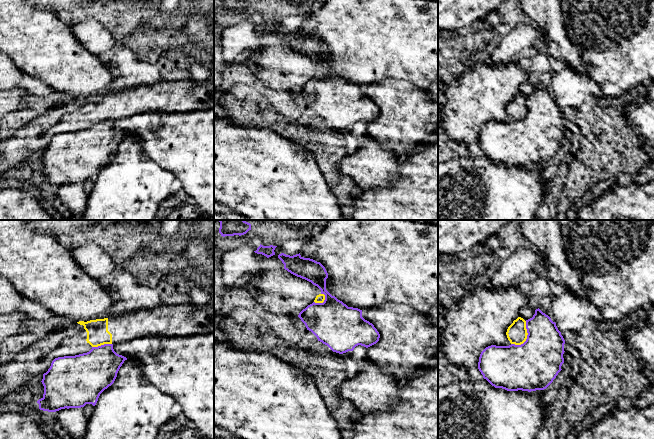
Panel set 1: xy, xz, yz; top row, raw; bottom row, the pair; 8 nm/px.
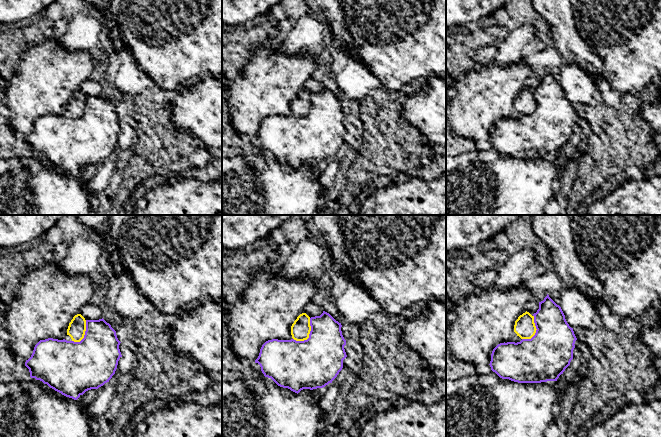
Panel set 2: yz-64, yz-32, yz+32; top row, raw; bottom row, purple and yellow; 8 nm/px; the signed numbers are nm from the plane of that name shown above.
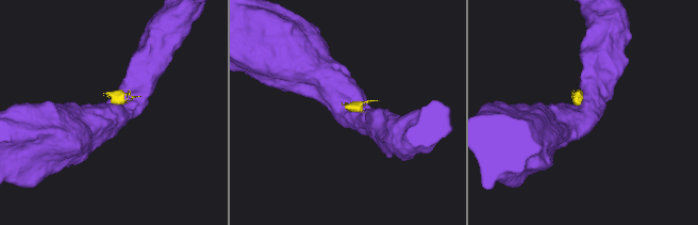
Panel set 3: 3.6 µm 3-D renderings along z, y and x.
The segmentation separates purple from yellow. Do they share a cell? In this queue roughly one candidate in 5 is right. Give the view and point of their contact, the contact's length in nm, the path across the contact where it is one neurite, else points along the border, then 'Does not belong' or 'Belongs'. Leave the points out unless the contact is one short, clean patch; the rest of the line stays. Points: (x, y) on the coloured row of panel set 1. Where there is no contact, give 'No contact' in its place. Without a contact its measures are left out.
Touches purple at yz (527, 338). Shared border 220 nm. Boundary: yz (526, 321), (527, 338), (520, 344), (511, 344). Does not belong

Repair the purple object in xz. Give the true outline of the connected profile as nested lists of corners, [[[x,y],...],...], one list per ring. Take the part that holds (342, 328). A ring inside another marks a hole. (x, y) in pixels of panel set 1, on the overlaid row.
[[[281,253],[278,255],[278,258],[284,264],[285,270],[297,277],[311,282],[321,290],[321,294],[325,295],[323,303],[313,302],[298,315],[305,324],[307,330],[311,331],[317,337],[318,341],[327,345],[333,352],[339,354],[353,351],[358,345],[368,348],[379,341],[379,332],[372,323],[362,317],[362,310],[348,307],[326,290],[328,273],[320,262],[310,258],[304,258],[300,253],[293,256]]]

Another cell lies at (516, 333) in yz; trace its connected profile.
[[[518,317],[508,327],[506,335],[511,344],[523,344],[526,341],[528,335],[526,329],[526,321],[523,318]]]

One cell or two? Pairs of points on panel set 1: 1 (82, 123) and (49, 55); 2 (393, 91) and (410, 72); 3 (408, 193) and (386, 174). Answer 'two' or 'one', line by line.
1: two
2: two
3: two

